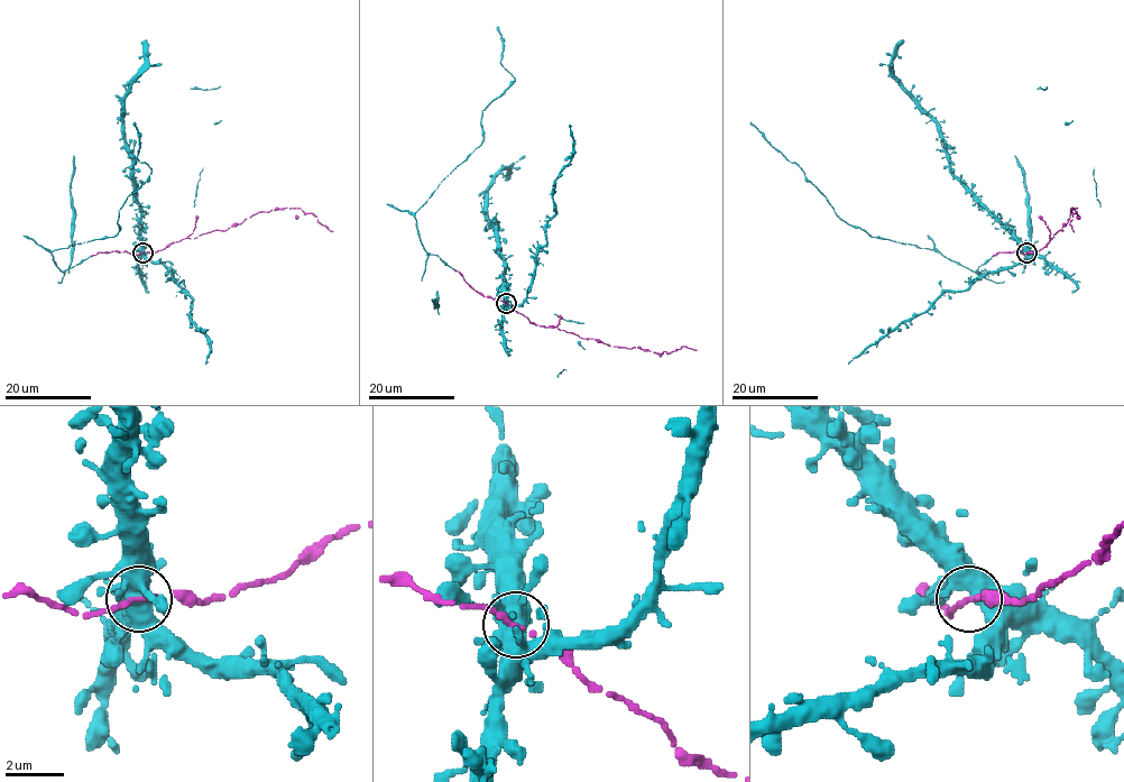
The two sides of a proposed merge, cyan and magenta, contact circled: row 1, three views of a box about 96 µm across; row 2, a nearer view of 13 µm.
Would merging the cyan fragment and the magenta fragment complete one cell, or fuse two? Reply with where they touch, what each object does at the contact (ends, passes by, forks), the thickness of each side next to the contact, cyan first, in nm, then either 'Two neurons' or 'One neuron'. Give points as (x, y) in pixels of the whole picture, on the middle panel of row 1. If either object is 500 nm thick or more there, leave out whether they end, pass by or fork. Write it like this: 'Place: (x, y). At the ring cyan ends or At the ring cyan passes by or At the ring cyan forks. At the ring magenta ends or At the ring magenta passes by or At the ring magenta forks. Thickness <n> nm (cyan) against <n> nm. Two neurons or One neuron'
Place: (506, 303). At the ring cyan forks. At the ring magenta passes by. Thickness 400 nm (cyan) against 190 nm. One neuron

